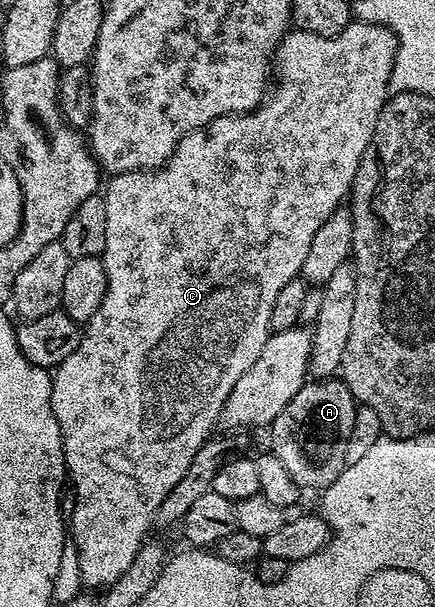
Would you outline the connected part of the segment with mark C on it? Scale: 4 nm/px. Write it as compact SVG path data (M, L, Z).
M352 21L348 27L341 29L341 33L337 33L333 37L321 37L317 33L309 33L298 29L288 30L287 34L283 36L283 40L279 42L278 47L275 48L273 71L277 76L277 82L274 84L270 94L264 98L263 102L255 110L247 111L244 115L217 117L209 126L189 133L177 145L177 149L171 154L169 161L163 164L162 167L155 168L154 171L130 171L129 173L112 174L110 176L111 184L108 185L107 191L105 187L105 198L107 201L105 205L106 232L105 249L101 256L105 265L105 273L107 274L105 301L101 301L101 309L97 309L97 313L93 313L91 320L82 328L77 349L73 349L73 353L69 353L69 357L65 357L65 361L61 361L58 367L54 368L51 377L51 408L57 417L57 425L61 429L63 459L67 462L69 483L70 486L71 483L75 486L75 508L72 511L70 508L69 511L69 539L70 542L74 543L79 554L79 577L84 588L106 589L112 587L127 572L129 565L133 565L133 557L137 557L137 553L142 549L143 544L148 542L150 535L147 534L153 531L155 514L161 509L161 501L165 501L165 497L169 497L169 489L173 489L173 485L177 485L177 481L181 481L181 477L185 477L189 465L193 465L195 454L203 448L204 443L208 439L212 438L214 431L211 430L214 429L215 423L217 427L217 420L222 416L225 401L229 397L229 393L233 393L233 385L237 385L237 381L241 381L241 373L248 371L253 365L253 361L257 361L257 357L261 357L261 349L265 349L265 341L273 334L271 318L273 317L273 305L277 301L277 293L281 293L281 289L288 281L300 278L305 265L305 257L309 254L309 244L313 242L313 233L317 233L317 229L321 229L321 225L325 225L325 221L329 221L331 214L348 198L350 189L355 184L355 174L361 165L365 149L371 144L371 138L377 129L377 117L381 117L381 109L387 104L389 98L391 70L393 69L393 61L395 60L398 44L394 33L391 32L391 28L382 27L379 23Z

